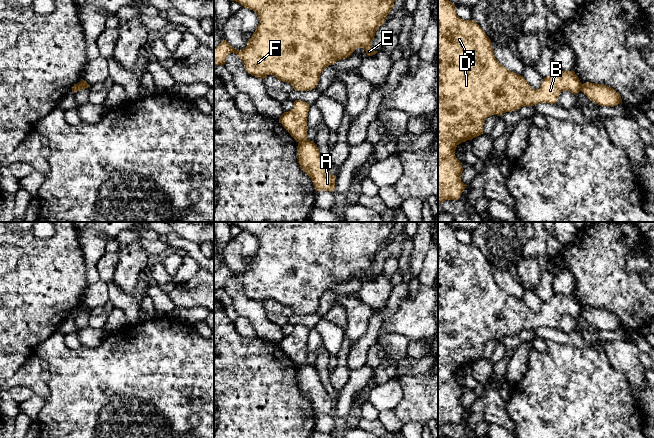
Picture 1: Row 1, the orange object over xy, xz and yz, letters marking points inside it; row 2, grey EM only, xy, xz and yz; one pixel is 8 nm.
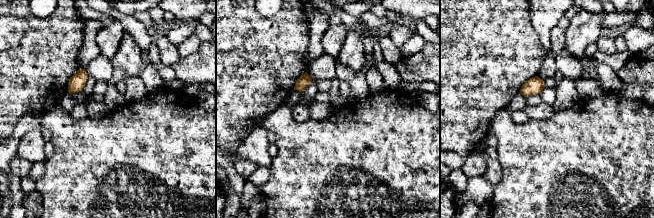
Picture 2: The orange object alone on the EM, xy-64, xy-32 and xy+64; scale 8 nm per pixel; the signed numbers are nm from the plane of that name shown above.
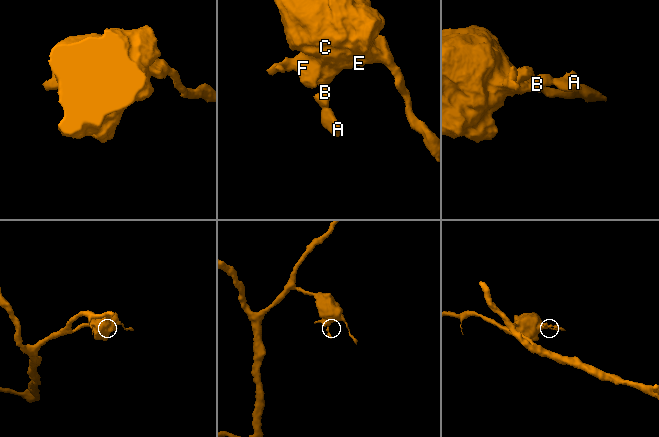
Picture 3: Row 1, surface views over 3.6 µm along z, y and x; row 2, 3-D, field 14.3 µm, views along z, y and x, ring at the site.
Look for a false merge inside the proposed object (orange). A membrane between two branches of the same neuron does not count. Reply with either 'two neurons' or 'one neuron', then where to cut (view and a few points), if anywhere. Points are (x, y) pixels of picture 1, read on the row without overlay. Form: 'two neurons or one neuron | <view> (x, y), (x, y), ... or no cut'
two neurons | xz (306, 363), (299, 366)

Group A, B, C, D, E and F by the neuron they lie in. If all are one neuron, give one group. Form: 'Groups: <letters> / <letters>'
Groups: A / B C D E F

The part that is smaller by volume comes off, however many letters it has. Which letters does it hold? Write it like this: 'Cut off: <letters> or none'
Cut off: A

